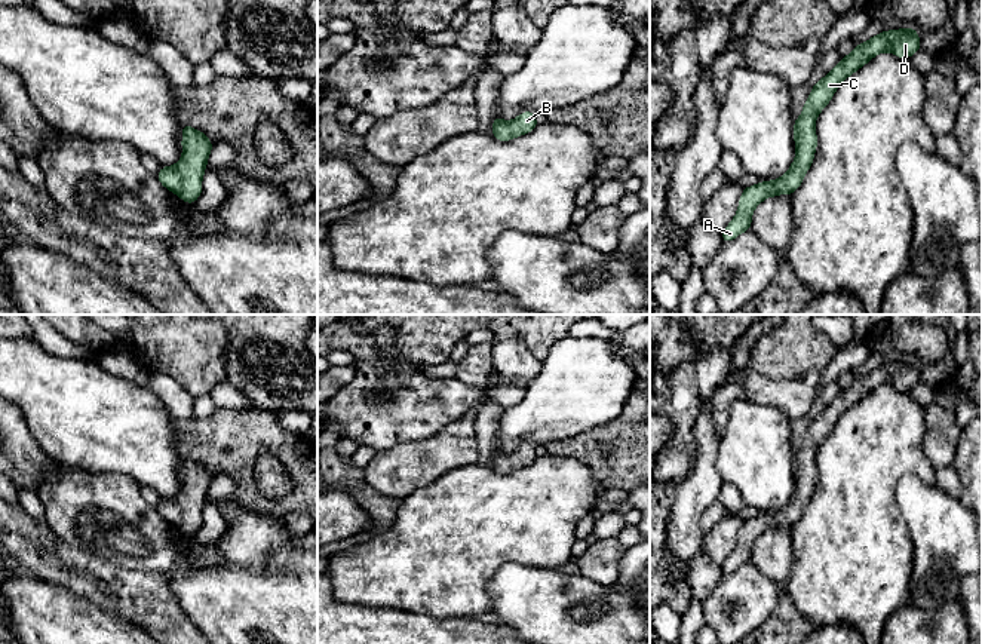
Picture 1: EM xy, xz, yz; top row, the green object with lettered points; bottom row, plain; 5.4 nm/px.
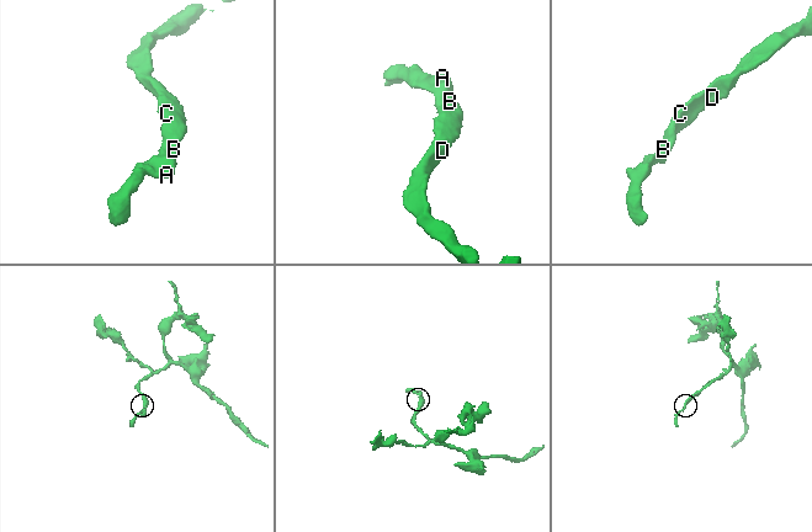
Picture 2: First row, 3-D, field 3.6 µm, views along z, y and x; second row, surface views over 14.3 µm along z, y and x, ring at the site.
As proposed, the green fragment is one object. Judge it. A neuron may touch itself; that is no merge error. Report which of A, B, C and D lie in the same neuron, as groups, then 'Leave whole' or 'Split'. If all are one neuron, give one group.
Groups: A B C D. Leave whole

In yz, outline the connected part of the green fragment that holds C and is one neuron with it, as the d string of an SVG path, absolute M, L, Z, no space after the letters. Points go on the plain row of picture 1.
M917 362L883 364L862 377L856 377L850 387L840 392L831 405L814 415L801 448L794 456L797 488L789 503L771 513L745 519L739 533L737 546L721 565L722 574L731 574L740 565L751 562L754 542L767 530L792 527L803 515L816 485L816 451L829 436L838 418L860 399L881 384L892 384L897 390L911 390L921 380Z

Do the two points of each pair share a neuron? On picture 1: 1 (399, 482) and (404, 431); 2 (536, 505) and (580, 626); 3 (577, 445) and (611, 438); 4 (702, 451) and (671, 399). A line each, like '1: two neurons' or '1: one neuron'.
1: two neurons
2: two neurons
3: one neuron
4: two neurons

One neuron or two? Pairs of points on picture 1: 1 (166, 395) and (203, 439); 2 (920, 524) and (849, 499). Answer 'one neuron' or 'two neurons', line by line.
1: two neurons
2: two neurons

